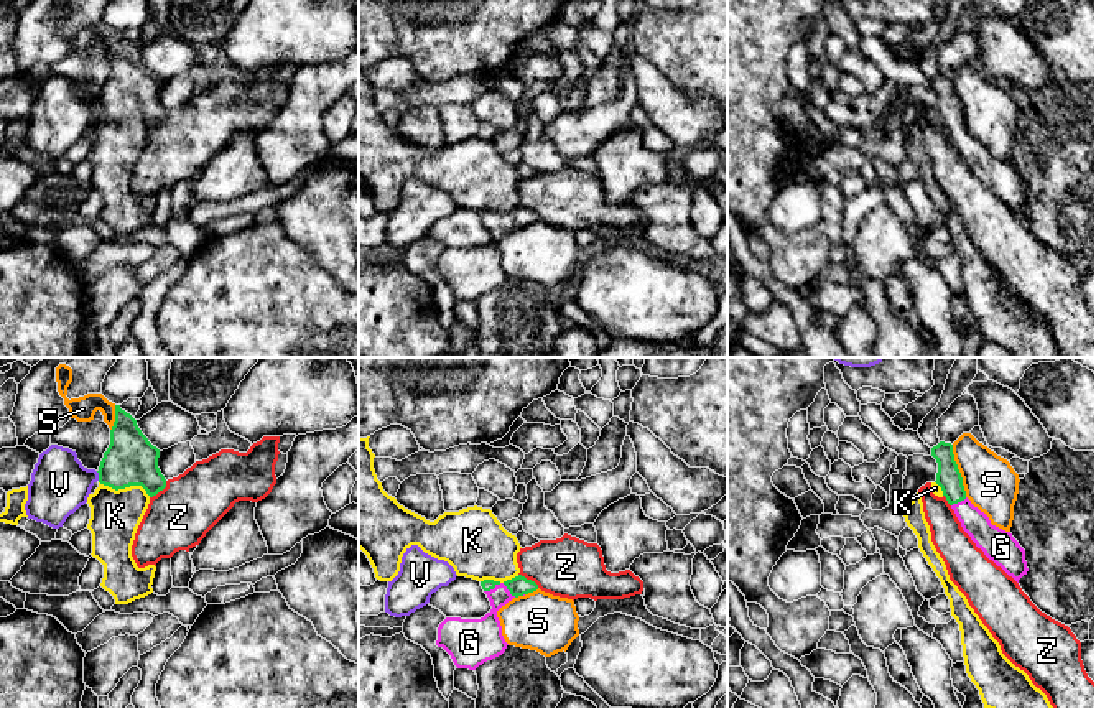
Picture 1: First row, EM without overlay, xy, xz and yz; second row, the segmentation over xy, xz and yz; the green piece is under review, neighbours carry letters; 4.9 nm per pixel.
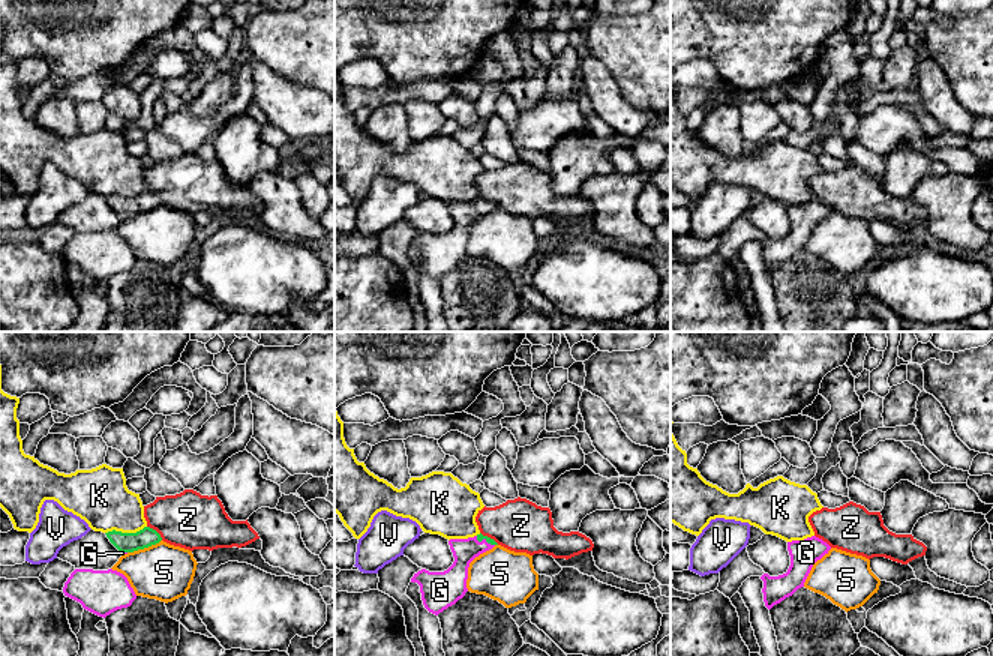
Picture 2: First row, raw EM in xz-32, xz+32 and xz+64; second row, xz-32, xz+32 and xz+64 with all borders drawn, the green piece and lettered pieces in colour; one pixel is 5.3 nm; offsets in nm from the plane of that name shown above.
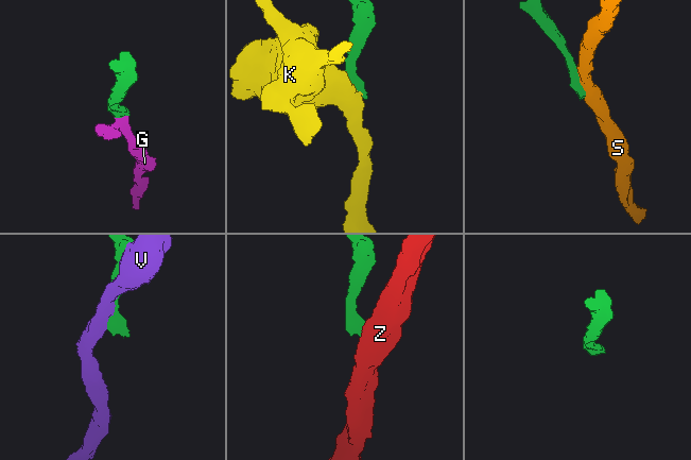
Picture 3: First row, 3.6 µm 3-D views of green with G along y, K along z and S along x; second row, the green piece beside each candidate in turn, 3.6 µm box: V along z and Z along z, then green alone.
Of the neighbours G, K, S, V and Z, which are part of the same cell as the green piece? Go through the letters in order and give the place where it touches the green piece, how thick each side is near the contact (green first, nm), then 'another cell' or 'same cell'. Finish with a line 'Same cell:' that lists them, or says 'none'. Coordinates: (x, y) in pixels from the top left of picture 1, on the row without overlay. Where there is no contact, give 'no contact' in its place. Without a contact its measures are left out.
G: contact yz (958, 132); calibres 120 and 140 nm; same cell
K: contact xy (125, 117); calibres 260 and 240 nm; another cell
S: contact yz (958, 102); calibres 120 and 260 nm; another cell
V: contact xy (99, 107); calibres 260 and 300 nm; another cell
Z: contact xy (160, 121); calibres 260 and 320 nm; another cell
Same cell: G

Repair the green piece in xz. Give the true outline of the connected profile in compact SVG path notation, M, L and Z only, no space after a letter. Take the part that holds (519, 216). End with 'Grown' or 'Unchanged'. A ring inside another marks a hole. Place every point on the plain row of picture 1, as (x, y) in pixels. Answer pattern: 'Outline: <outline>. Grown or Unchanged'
Outline: M518 206L504 214L481 212L492 240L481 250L446 249L438 259L436 277L443 278L457 300L476 301L487 291L502 286L507 273L497 242L509 232L538 221L538 216Z. Grown

